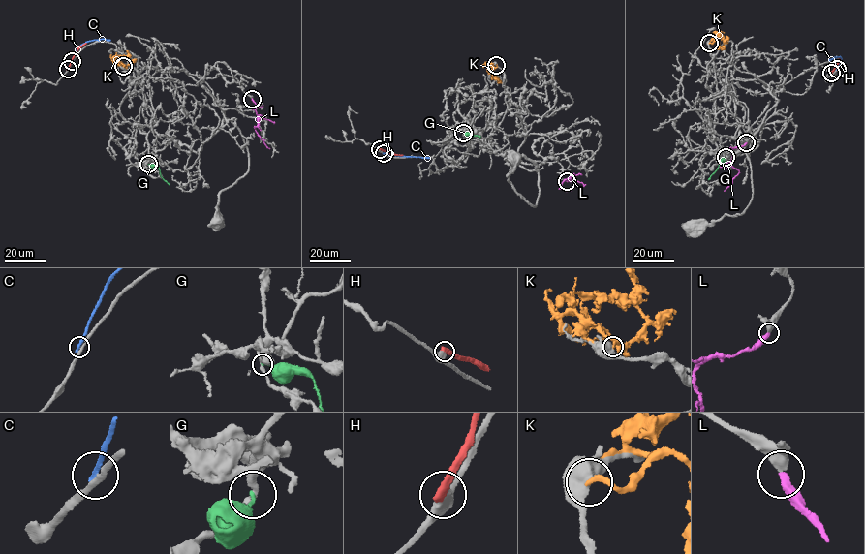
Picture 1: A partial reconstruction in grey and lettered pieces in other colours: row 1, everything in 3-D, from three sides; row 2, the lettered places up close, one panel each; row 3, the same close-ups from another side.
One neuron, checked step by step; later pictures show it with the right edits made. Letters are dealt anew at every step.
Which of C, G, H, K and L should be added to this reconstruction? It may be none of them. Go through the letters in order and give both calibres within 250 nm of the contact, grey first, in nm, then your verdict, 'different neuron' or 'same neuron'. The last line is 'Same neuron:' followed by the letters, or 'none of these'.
C: 200/240 nm | different neuron
G: 300/110 nm | different neuron
H: 400/360 nm | different neuron
K: 700/190 nm | different neuron
L: 360/360 nm | same neuron
Same neuron: L

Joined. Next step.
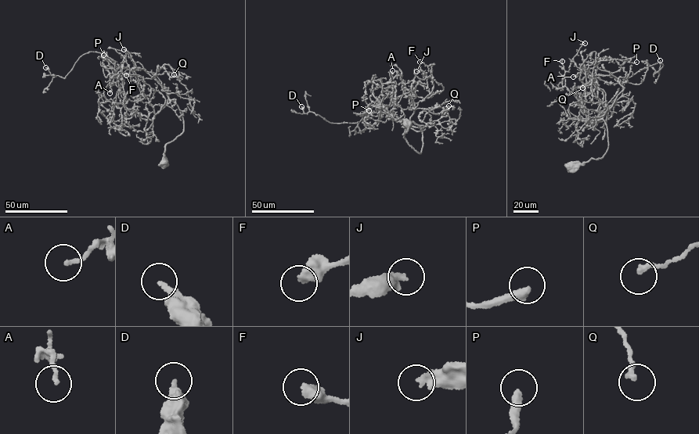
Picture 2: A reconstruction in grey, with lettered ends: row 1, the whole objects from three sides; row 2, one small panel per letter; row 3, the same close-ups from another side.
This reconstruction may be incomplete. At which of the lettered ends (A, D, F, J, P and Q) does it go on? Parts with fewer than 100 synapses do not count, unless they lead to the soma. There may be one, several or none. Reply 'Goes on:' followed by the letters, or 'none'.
Goes on: none

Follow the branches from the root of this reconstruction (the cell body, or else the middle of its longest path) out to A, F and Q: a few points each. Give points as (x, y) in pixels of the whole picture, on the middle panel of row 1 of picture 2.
A: (407, 123), (404, 138), (420, 153), (422, 130), (409, 120), (414, 103), (408, 103), (408, 90), (392, 70)
F: (407, 123), (404, 138), (420, 153), (422, 130), (409, 120), (415, 104), (434, 85), (428, 67), (419, 62)
Q: (407, 123), (404, 138), (420, 153), (420, 126), (426, 124), (419, 115), (426, 109), (444, 109), (448, 105)

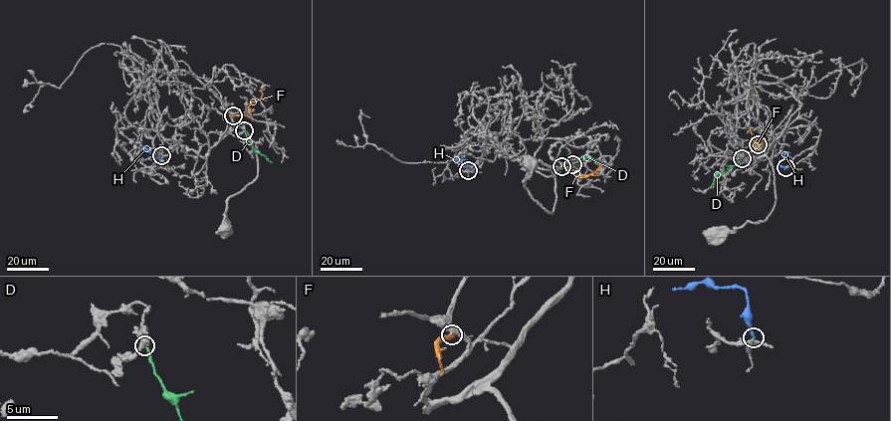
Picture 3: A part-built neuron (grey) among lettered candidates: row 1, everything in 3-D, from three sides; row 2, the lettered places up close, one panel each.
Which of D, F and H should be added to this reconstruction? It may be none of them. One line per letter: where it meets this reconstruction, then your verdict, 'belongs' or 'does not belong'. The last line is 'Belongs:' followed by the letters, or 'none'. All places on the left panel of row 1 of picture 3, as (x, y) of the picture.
D: (244, 130) | does not belong
F: (233, 115) | does not belong
H: (161, 155) | does not belong
Belongs: none

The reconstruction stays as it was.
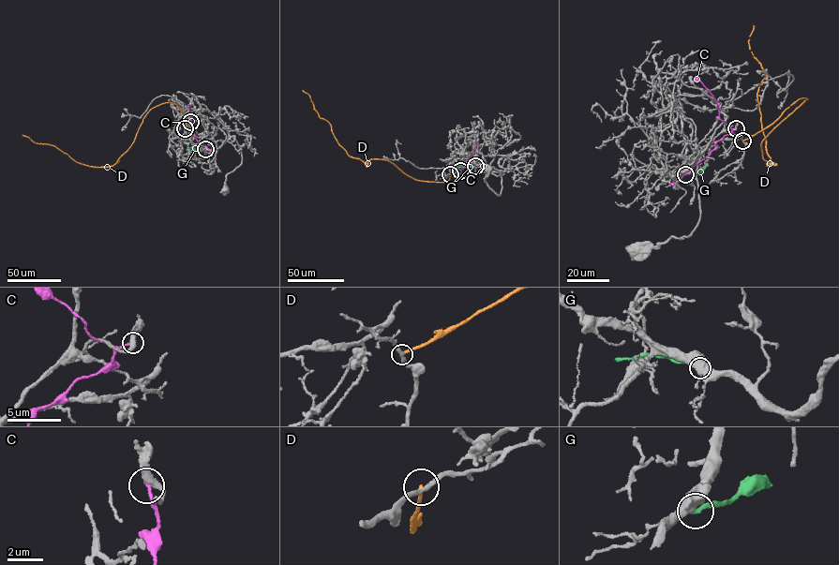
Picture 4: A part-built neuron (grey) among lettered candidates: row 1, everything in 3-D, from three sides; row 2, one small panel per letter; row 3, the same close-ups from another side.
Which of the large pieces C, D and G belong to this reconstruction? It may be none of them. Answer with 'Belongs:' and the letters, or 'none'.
Belongs: none

